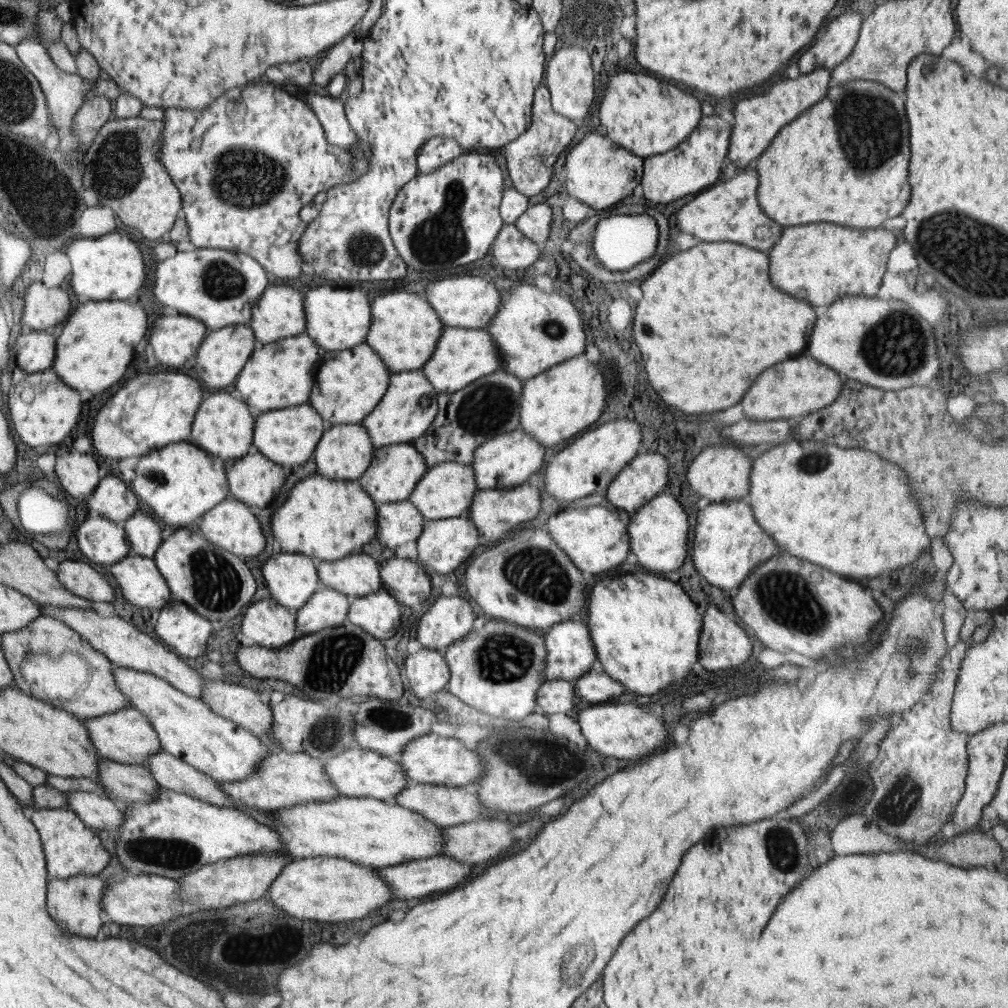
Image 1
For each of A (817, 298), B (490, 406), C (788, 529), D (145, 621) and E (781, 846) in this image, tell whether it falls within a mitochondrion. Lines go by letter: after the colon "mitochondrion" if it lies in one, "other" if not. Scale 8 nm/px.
A: other
B: mitochondrion
C: other
D: other
E: mitochondrion

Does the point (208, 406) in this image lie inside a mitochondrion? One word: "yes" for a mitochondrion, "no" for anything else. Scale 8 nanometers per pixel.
no

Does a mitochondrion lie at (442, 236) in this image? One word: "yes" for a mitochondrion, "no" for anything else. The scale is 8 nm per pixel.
yes

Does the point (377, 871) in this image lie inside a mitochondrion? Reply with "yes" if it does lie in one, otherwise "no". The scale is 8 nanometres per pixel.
no

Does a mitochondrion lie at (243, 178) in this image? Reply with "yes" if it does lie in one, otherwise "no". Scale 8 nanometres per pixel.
yes

